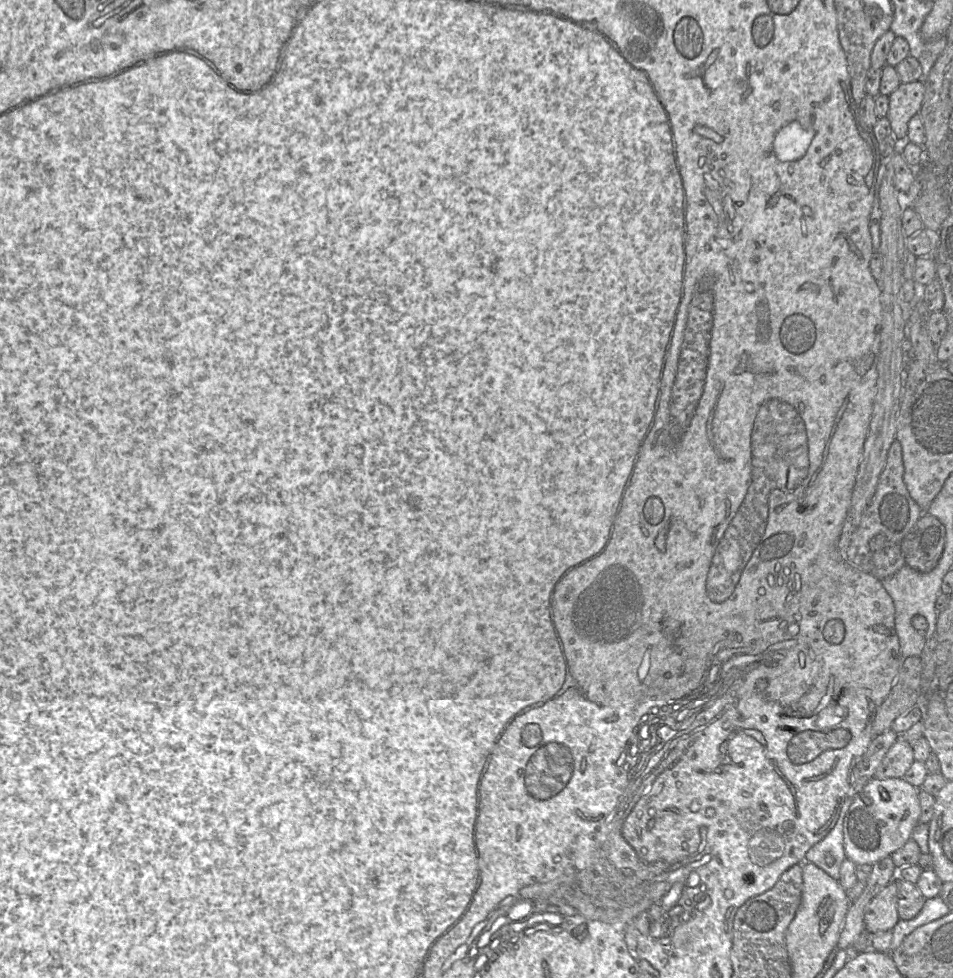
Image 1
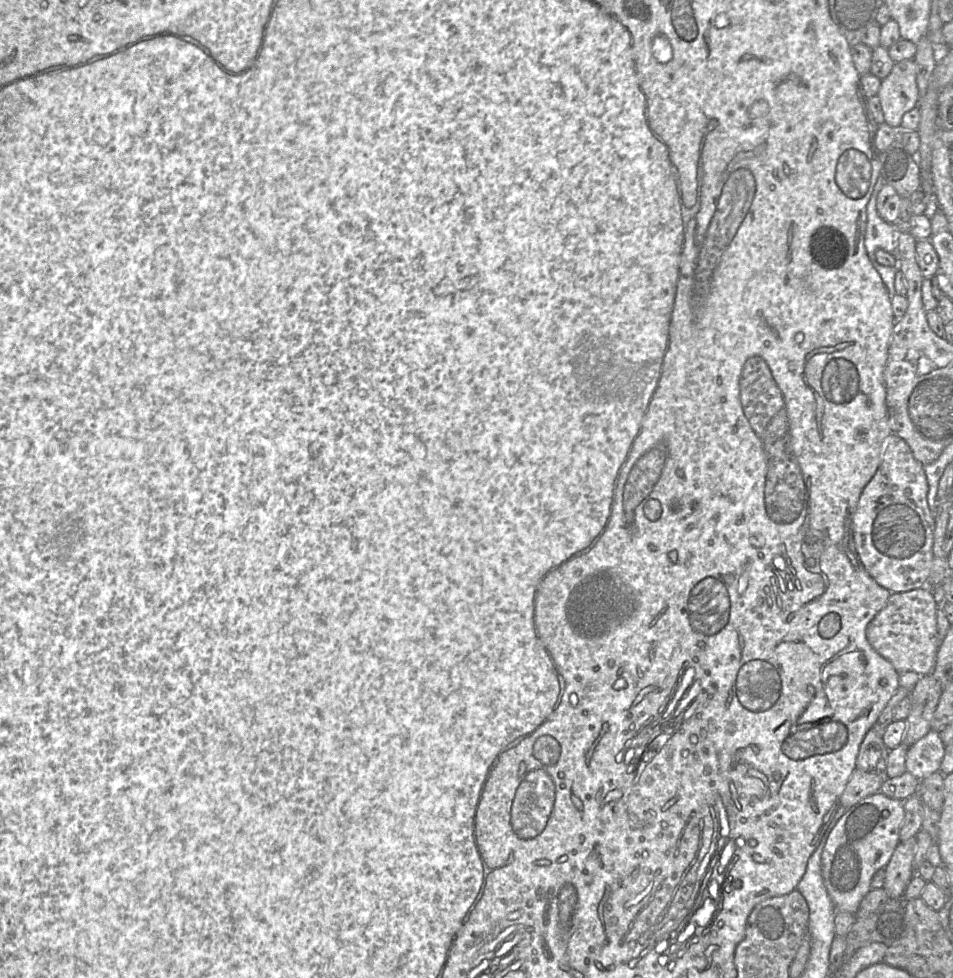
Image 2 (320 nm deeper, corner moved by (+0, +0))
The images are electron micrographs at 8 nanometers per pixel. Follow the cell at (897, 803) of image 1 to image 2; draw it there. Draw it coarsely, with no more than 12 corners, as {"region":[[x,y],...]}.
{"region":[[904,800],[848,808],[822,852],[836,911],[856,915],[900,842]]}

